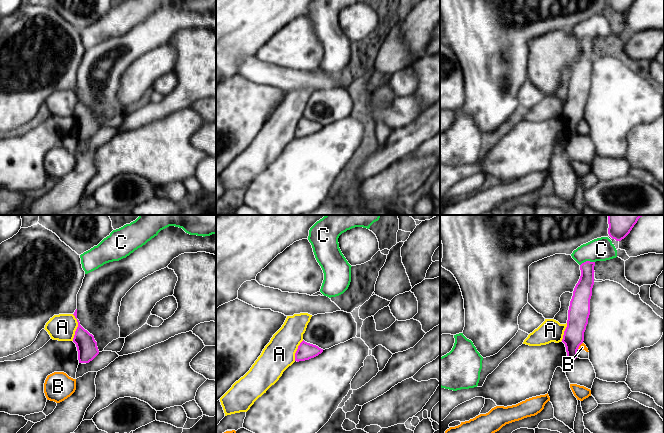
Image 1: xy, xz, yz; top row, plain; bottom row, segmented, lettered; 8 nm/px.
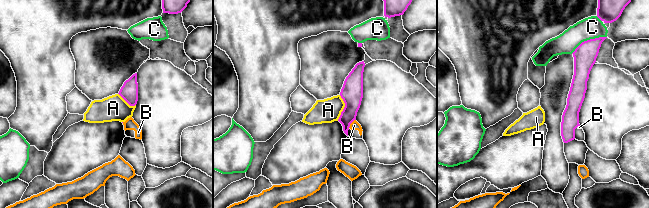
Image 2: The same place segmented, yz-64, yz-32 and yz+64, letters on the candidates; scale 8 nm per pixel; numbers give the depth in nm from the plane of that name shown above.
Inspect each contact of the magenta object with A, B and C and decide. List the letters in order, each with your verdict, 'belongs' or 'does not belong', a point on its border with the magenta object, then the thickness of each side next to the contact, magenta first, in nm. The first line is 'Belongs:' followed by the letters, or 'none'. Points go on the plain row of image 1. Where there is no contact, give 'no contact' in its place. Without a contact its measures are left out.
Belongs: none
A: does not belong; meets magenta in xy at (77, 103); 160 nm thick on the magenta side, 220 nm on the other
B: does not belong; meets magenta in yz at (580, 120); 170 nm thick on the magenta side, 50 nm on the other
C: does not belong; meets magenta in yz at (587, 37); 140 nm thick on the magenta side, 190 nm on the other

